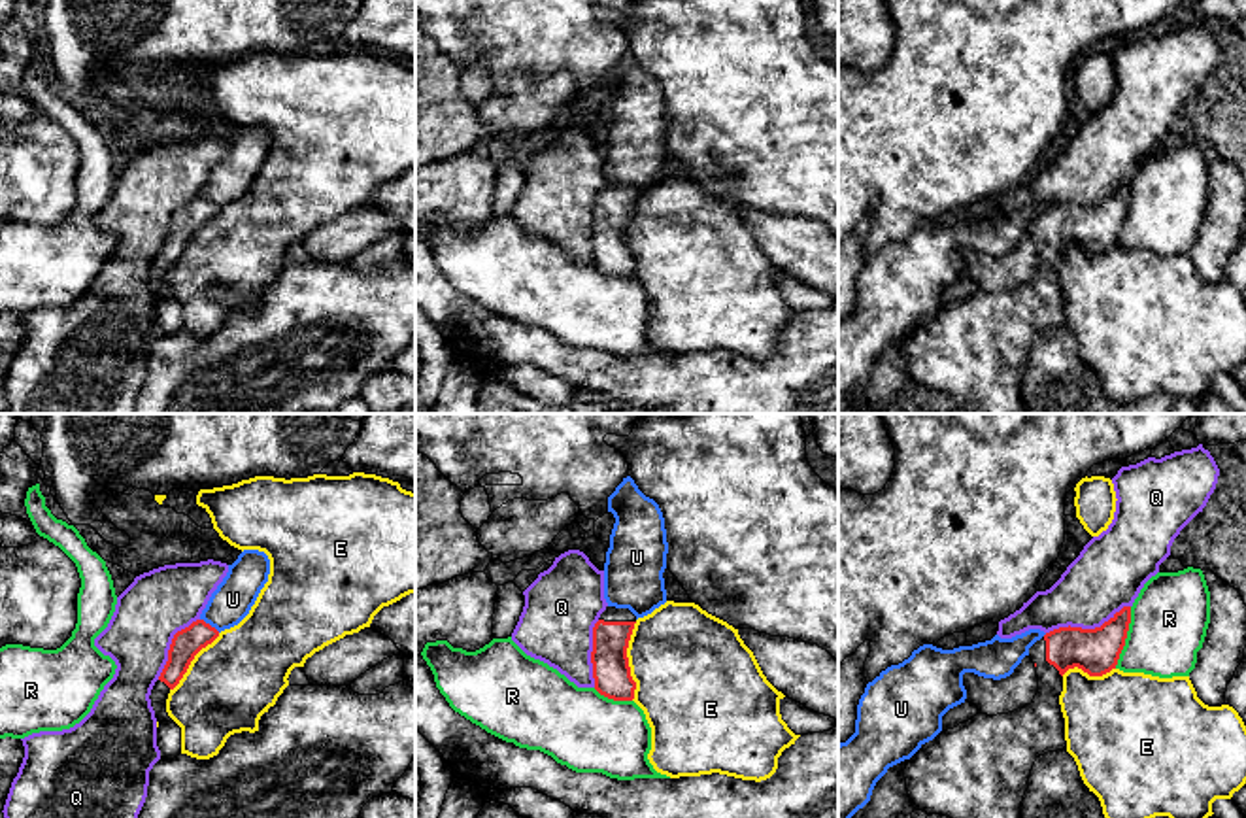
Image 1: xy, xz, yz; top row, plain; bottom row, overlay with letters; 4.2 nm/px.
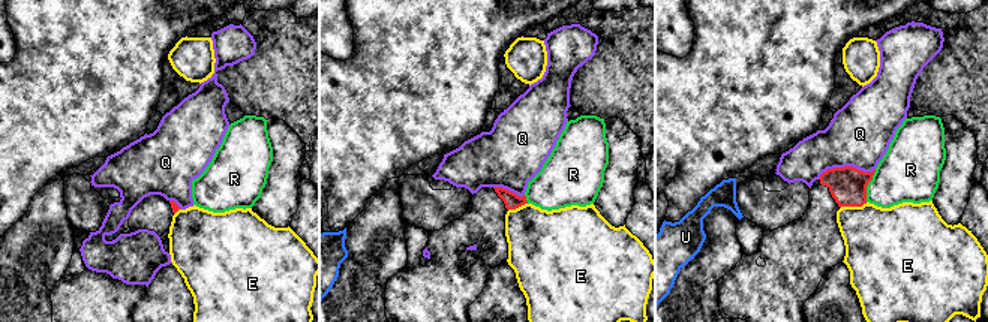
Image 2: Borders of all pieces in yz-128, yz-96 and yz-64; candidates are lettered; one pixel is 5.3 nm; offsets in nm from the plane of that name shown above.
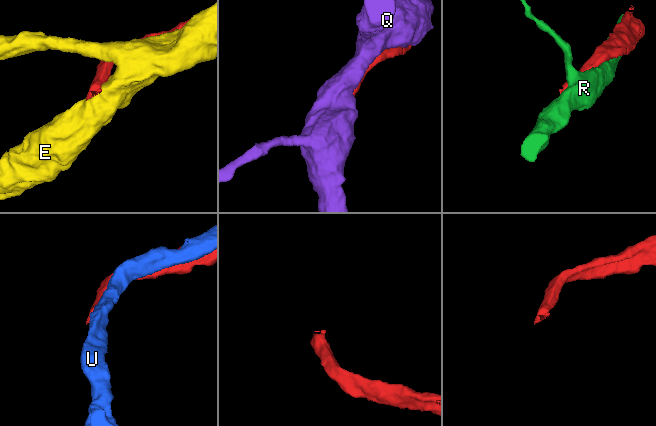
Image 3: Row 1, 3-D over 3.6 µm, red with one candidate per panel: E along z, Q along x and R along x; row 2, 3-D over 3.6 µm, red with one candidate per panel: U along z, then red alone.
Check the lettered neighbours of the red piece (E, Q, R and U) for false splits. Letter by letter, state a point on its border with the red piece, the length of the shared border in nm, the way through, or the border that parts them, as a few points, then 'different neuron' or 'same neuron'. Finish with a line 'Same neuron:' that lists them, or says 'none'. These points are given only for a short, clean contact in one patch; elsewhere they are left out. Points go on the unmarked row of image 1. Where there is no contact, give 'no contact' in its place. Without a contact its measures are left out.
E: meets red in xz at (627, 238); contact 340 nm long; different neuron
Q: meets red in yz at (1088, 206); contact 380 nm long; different neuron
R: meets red in yz at (1126, 214); contact 280 nm long; different neuron
U: meets red in xy at (208, 201); contact 110 nm long; different neuron
Same neuron: none

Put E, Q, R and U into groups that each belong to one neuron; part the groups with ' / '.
E / Q / R / U

